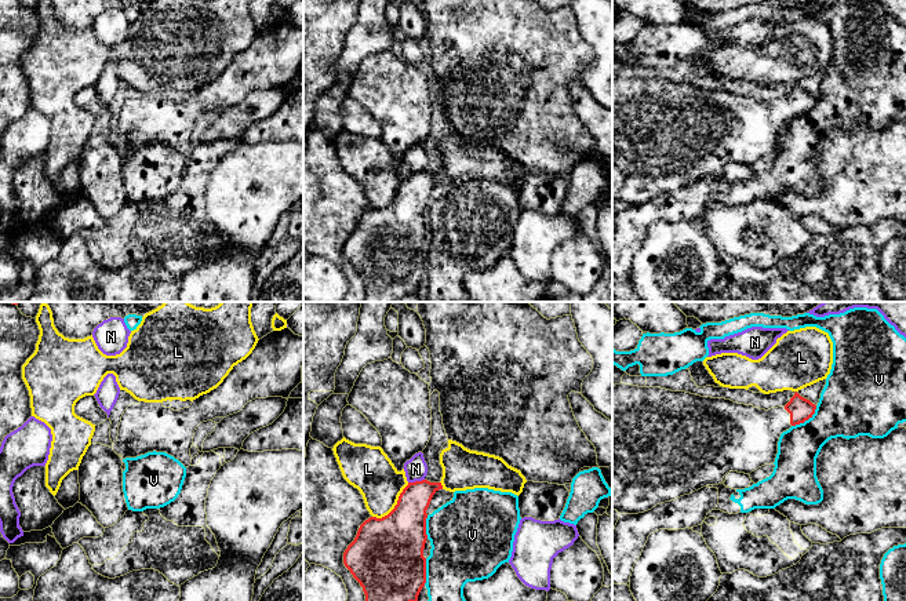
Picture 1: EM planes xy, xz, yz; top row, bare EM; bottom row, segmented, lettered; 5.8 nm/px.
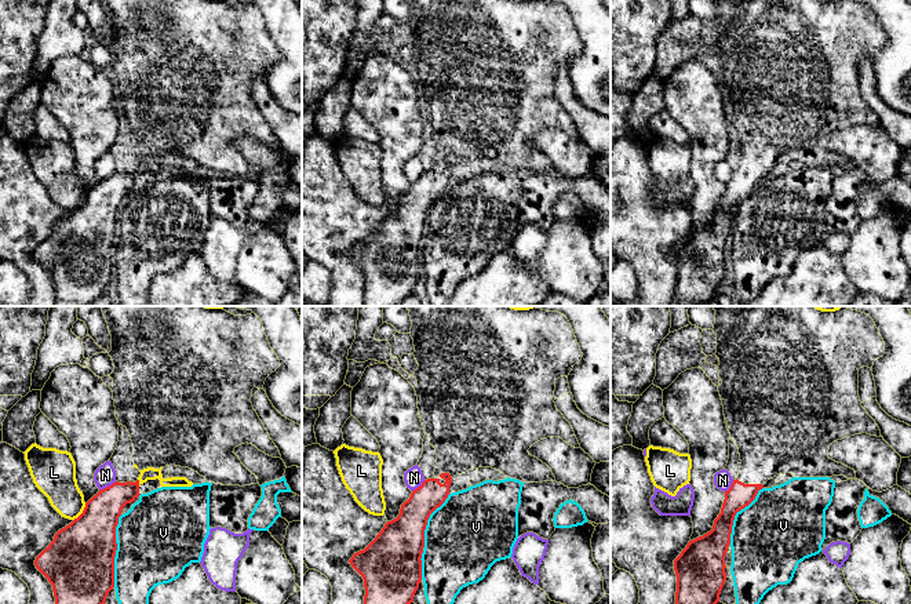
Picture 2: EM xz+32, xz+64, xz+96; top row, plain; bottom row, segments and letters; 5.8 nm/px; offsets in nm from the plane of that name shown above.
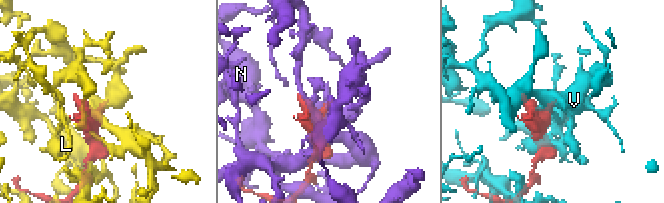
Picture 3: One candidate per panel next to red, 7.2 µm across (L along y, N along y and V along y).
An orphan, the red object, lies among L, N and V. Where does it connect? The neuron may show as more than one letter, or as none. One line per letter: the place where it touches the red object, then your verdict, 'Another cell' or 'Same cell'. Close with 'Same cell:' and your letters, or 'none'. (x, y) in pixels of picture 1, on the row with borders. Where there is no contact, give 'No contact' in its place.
L: Touches red at xz (395, 506). Another cell
N: Touches red at xz (415, 481). Another cell
V: Touches red at yz (806, 419). Another cell
Same cell: none

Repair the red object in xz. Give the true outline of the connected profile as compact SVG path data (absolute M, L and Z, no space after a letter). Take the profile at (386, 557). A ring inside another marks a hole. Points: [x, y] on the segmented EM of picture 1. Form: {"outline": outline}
{"outline": "M427 480L408 482L394 509L385 517L365 520L343 553L343 564L360 583L365 601L418 601L426 583L426 510L441 482Z"}

